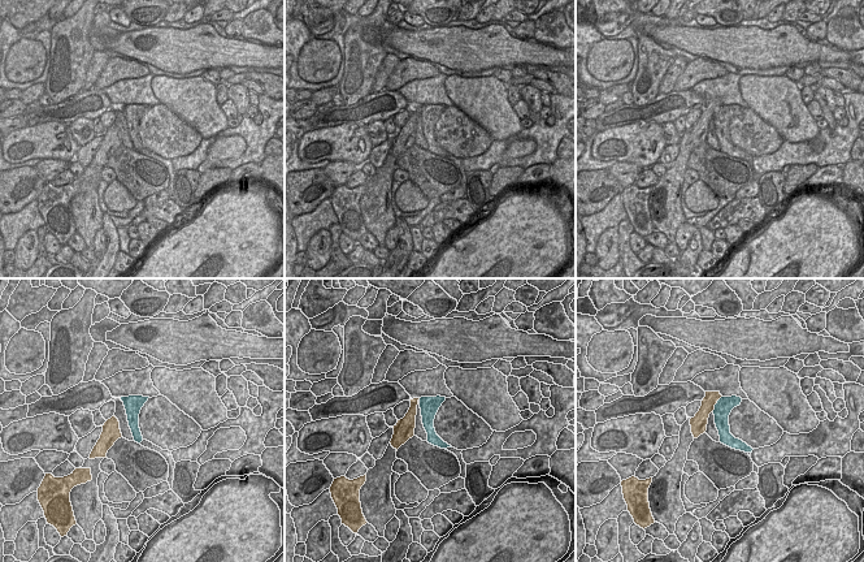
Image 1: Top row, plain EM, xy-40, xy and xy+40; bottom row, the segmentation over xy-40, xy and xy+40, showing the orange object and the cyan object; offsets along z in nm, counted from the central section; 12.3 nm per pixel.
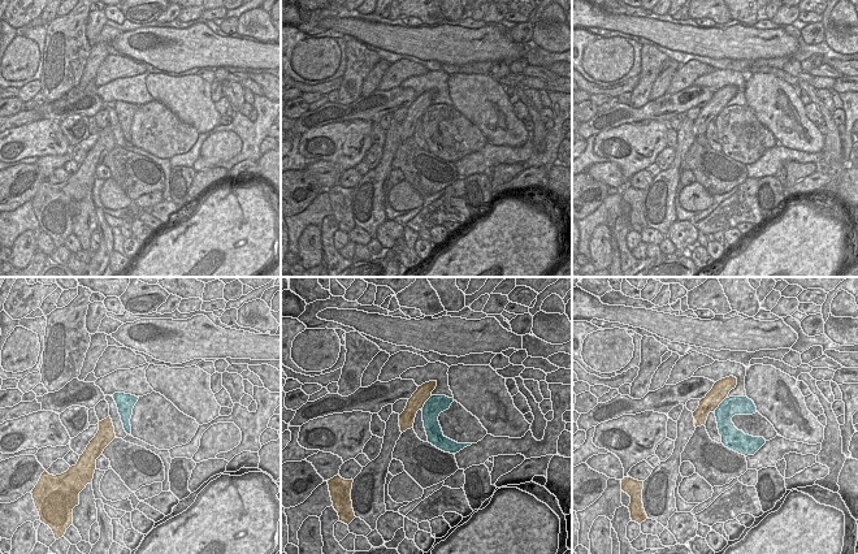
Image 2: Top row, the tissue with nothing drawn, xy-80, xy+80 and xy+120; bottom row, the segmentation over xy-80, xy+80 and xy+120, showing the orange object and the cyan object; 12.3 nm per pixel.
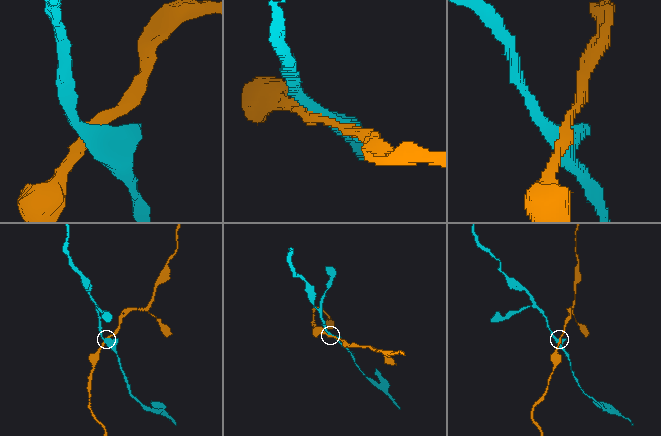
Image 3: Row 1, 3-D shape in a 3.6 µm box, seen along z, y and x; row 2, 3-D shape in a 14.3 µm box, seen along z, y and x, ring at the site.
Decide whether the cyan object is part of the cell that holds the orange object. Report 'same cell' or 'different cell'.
different cell

